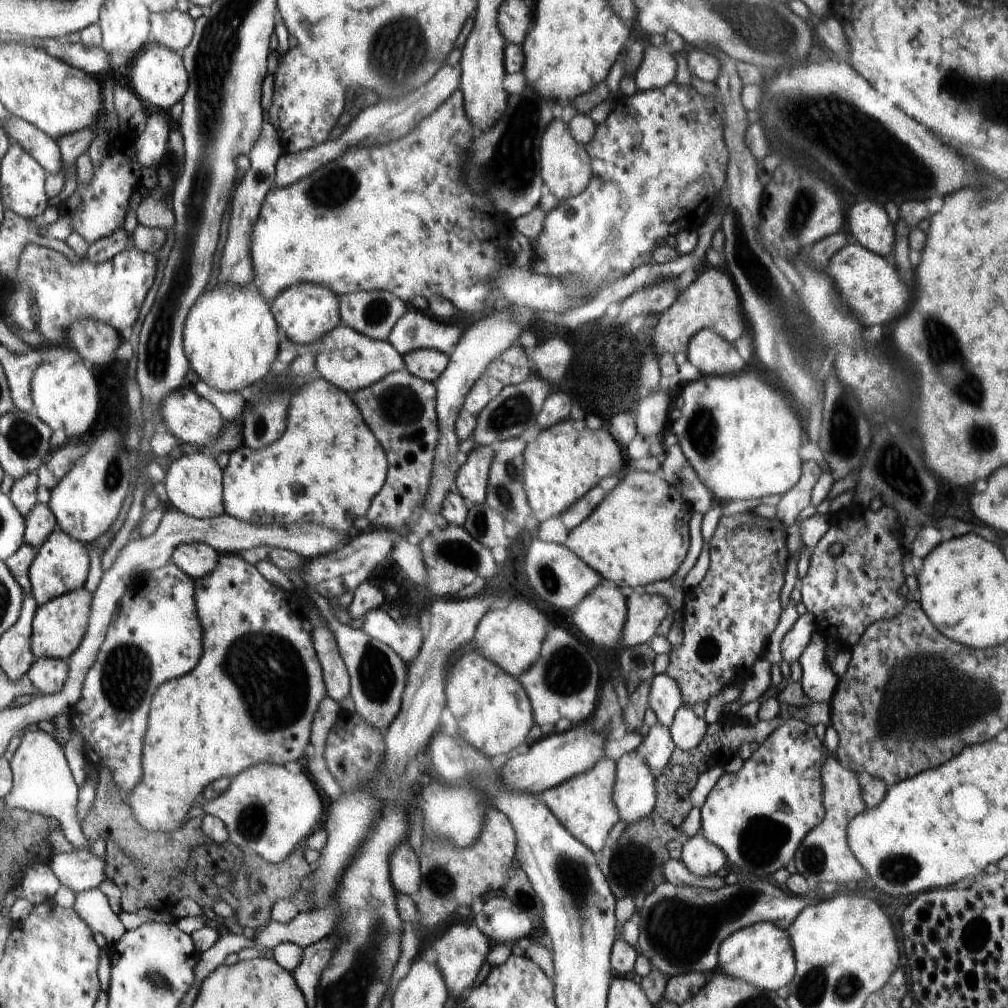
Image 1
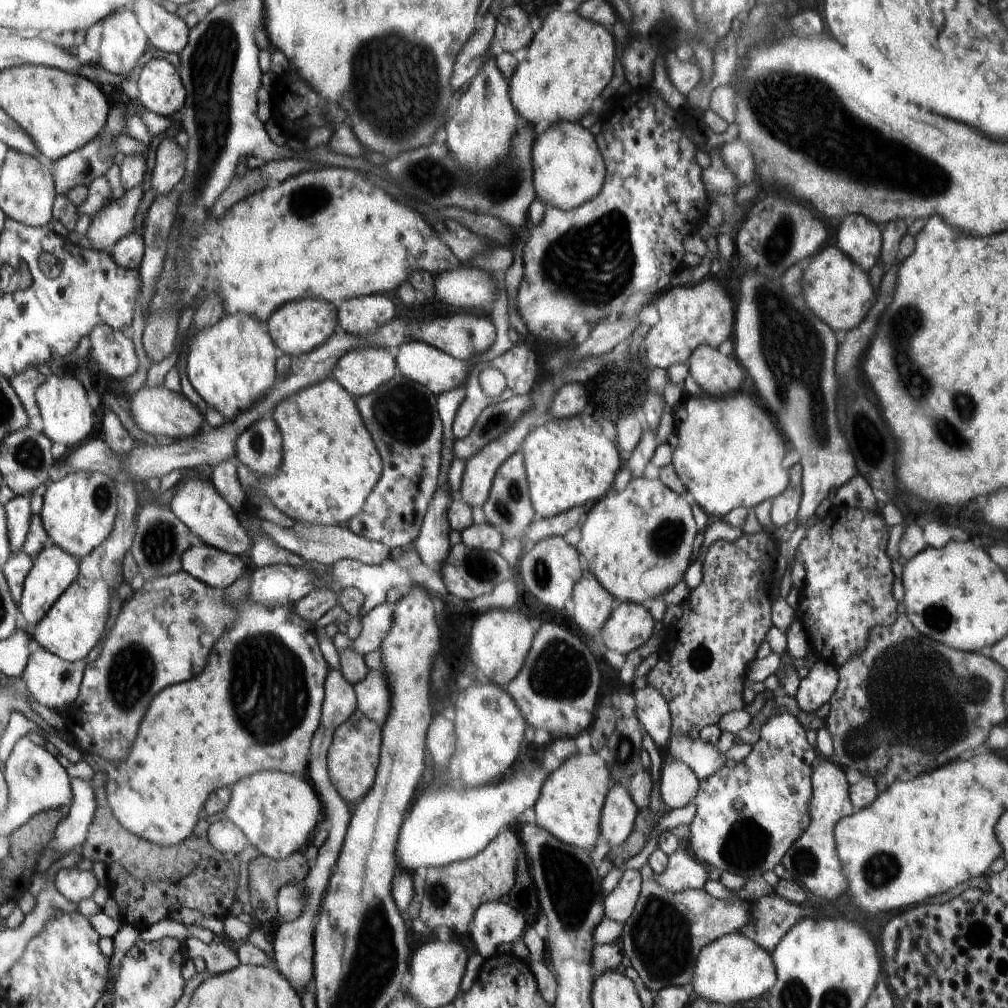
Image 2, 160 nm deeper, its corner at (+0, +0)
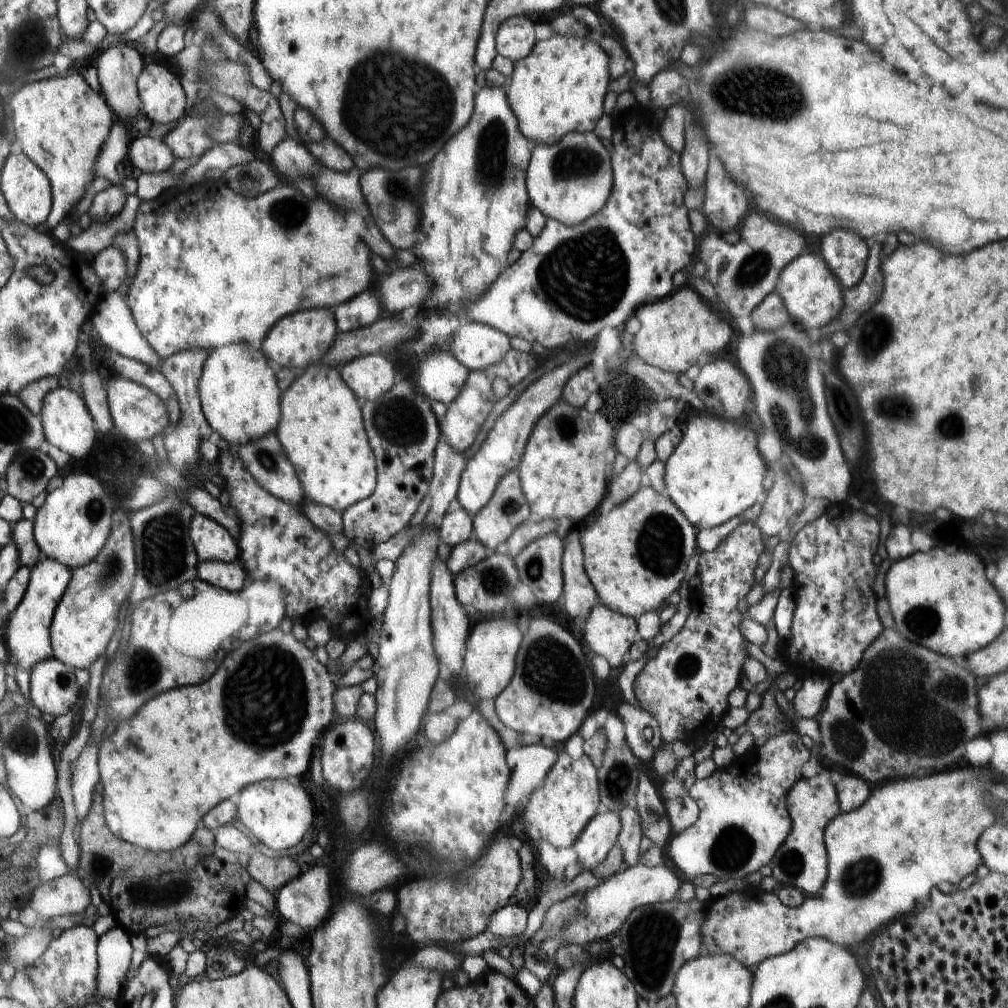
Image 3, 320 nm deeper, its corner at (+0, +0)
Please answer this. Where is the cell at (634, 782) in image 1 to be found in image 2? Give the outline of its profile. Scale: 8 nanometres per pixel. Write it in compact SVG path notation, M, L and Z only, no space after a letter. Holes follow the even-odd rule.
M612 782L601 810L599 837L614 850L632 832L637 806L634 806L627 787Z

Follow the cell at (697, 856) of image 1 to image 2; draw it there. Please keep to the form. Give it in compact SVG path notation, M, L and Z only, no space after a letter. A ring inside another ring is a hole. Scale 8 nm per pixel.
M687 840L678 845L676 852L668 855L664 872L653 874L656 884L671 893L702 889L706 884L707 866L697 861L687 849Z

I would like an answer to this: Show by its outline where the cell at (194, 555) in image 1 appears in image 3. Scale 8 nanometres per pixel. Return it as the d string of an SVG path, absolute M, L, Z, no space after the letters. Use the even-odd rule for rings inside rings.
M200 561L197 564L197 576L204 582L211 585L220 587L221 589L238 592L243 589L243 586L247 584L249 578L247 571L244 570L240 561L229 562L226 564L222 561Z

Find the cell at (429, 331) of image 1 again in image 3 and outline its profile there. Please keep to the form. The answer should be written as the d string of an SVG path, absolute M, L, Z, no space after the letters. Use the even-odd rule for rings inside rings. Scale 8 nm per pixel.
M468 320L453 337L449 350L469 372L484 371L503 362L512 348L510 339L507 334L486 323Z

